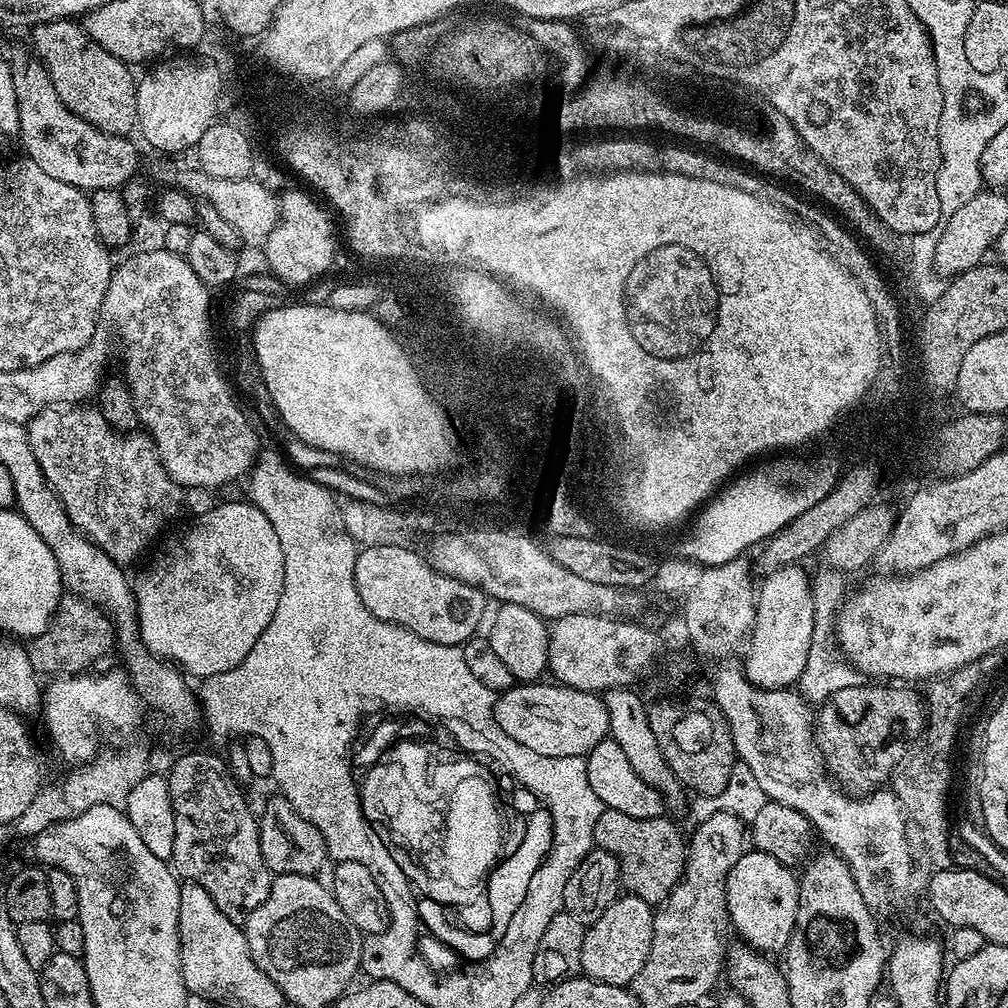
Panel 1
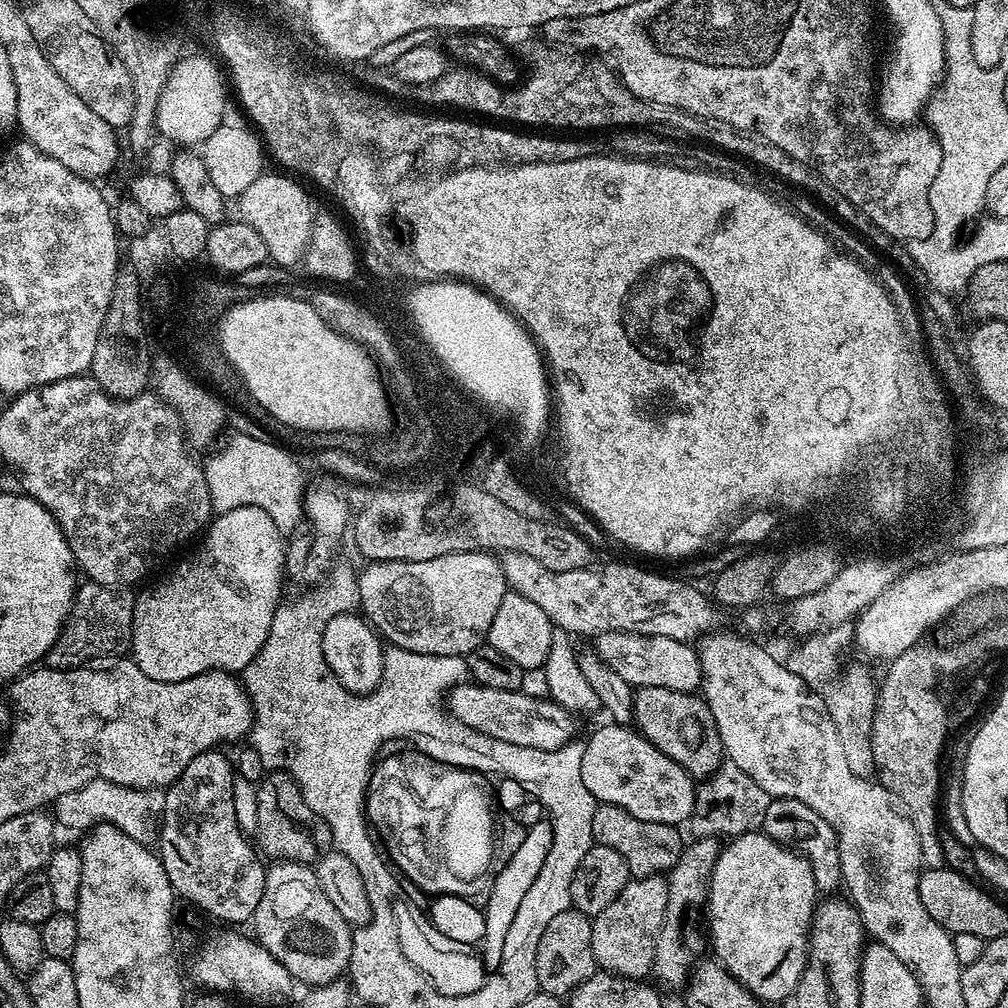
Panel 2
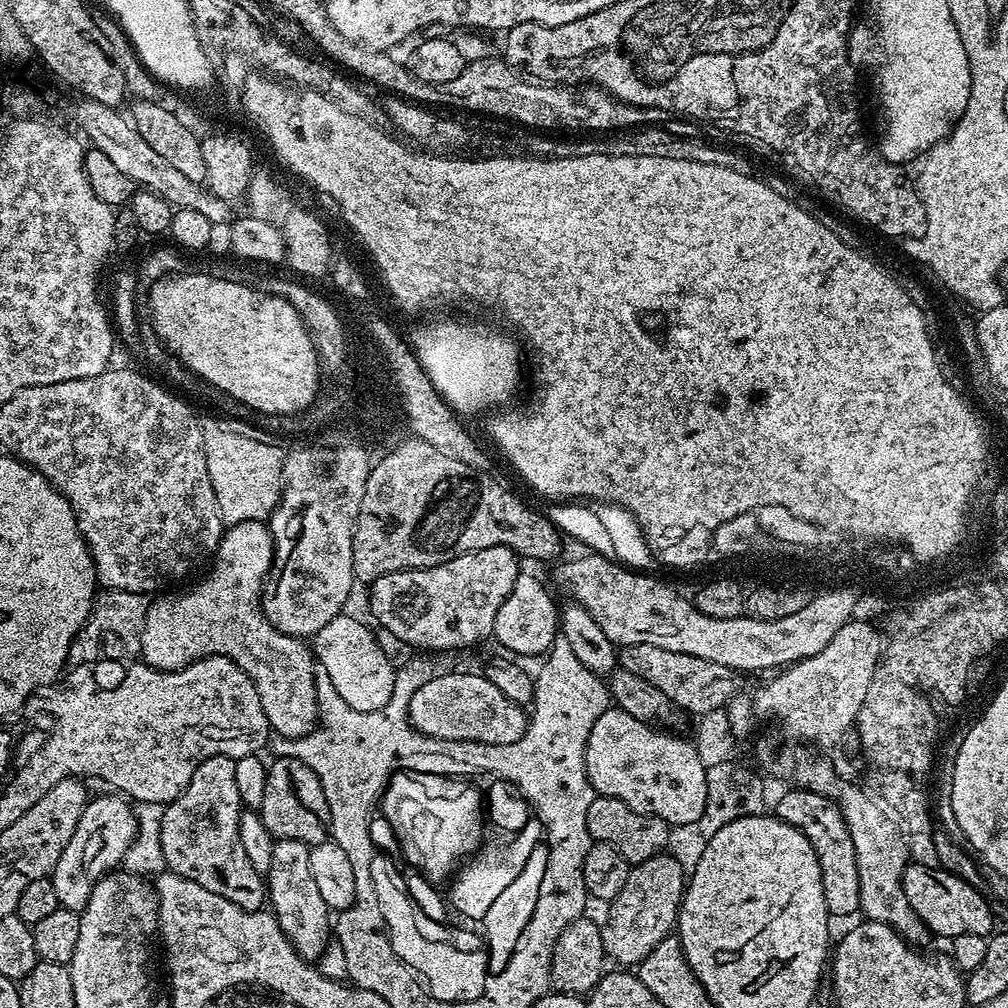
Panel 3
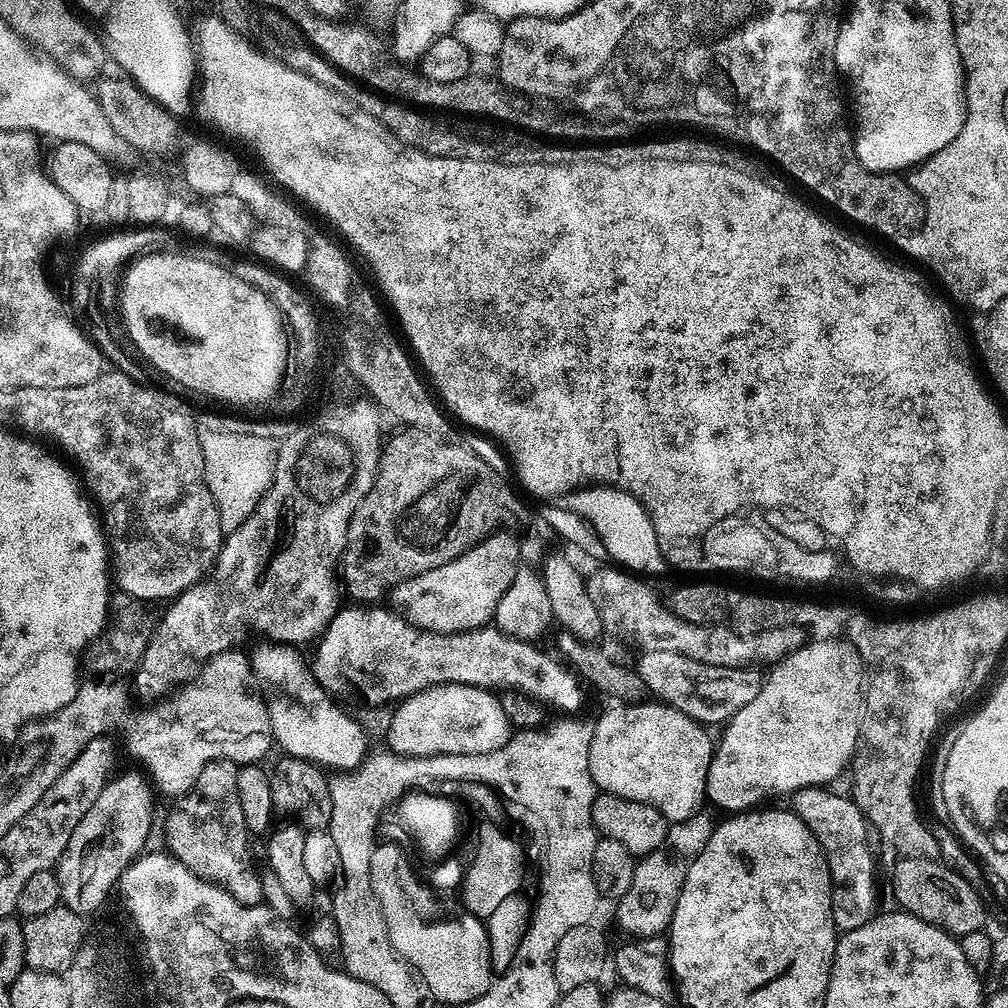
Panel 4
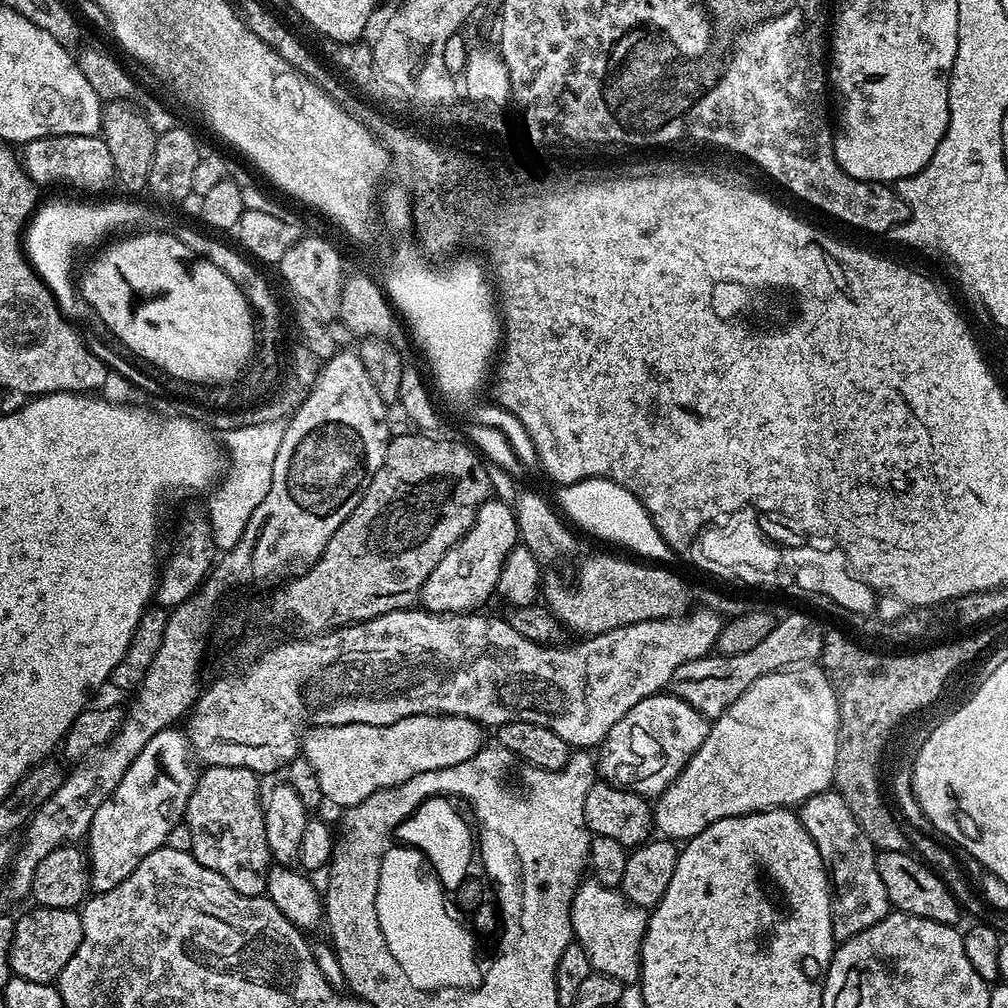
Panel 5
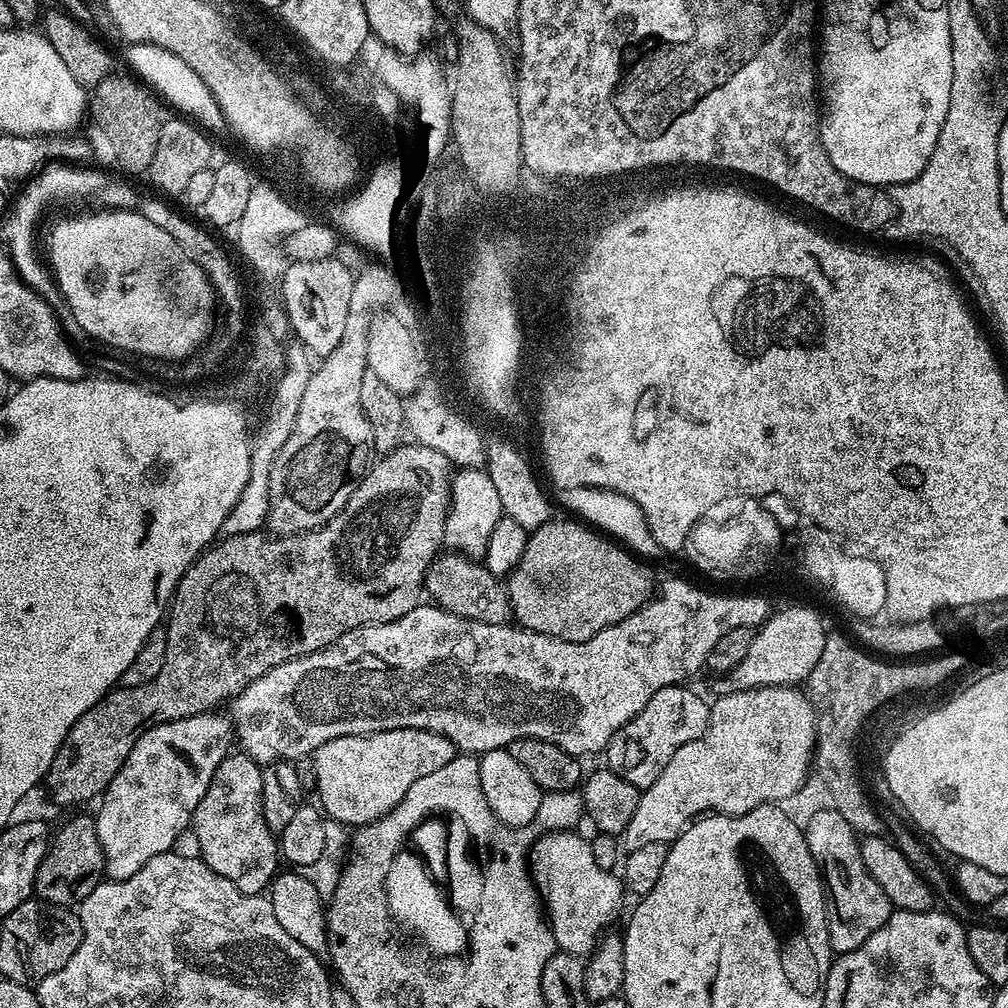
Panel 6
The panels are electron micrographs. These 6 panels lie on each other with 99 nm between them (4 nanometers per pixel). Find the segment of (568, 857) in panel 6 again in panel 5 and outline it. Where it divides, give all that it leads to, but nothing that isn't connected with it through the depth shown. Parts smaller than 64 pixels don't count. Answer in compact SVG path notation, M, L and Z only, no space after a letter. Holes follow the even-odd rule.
M585 879L580 887L576 889L572 899L572 934L575 943L586 954L592 971L601 972L604 976L614 978L625 986L632 986L640 979L640 939L644 936L644 924L640 923L645 919L645 909L637 908L625 898L623 891L615 888L602 886L596 880ZM632 920L640 920L632 928Z

